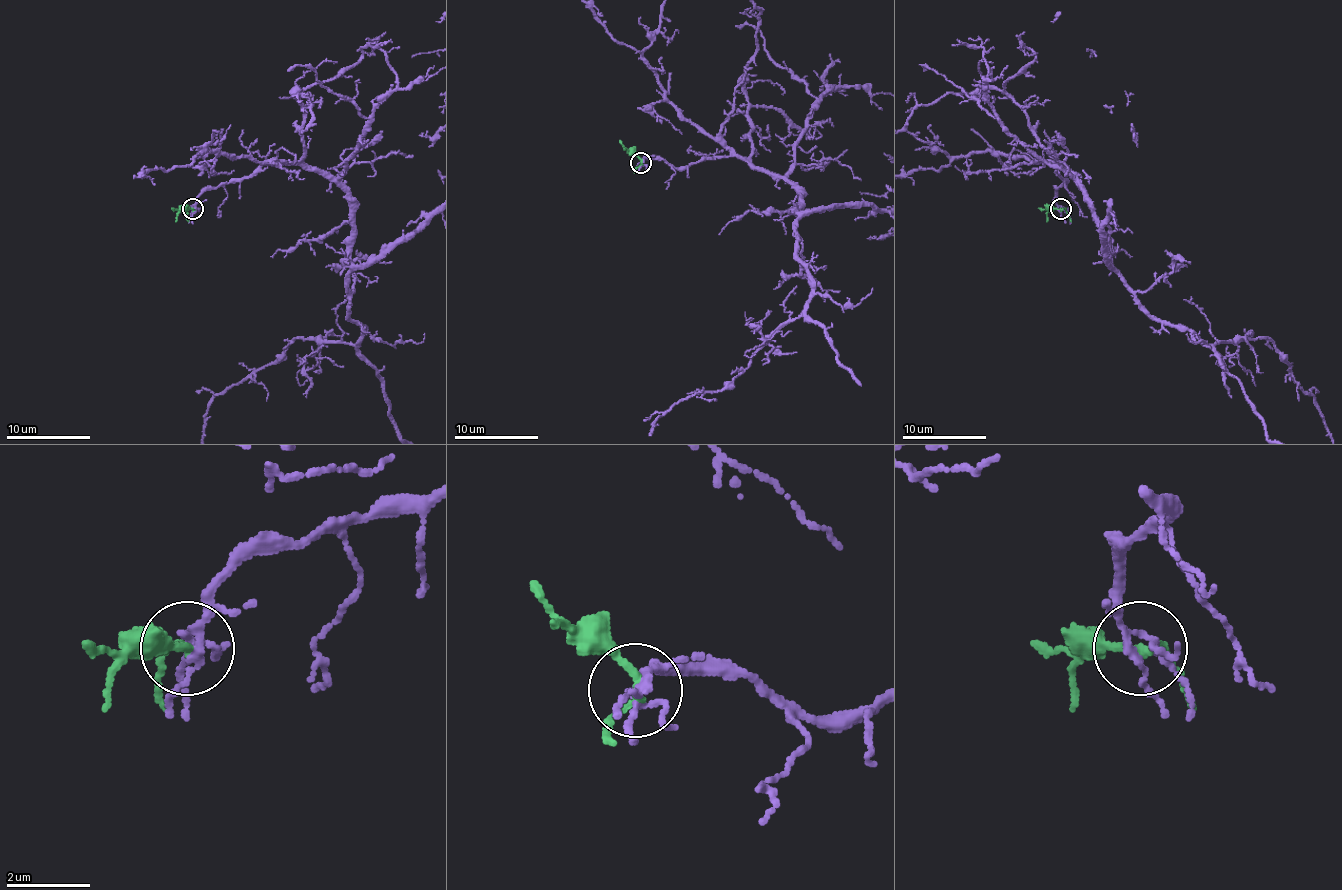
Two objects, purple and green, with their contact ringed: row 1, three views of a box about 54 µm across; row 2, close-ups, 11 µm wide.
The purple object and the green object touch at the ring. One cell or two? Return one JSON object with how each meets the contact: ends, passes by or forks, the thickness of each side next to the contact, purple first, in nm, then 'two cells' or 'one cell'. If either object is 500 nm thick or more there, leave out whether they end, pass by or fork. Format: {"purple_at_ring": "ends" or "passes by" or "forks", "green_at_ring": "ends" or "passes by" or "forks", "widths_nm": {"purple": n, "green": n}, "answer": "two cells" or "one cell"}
{"purple_at_ring": "forks", "green_at_ring": "passes by", "widths_nm": {"purple": 130, "green": 150}, "answer": "two cells"}

